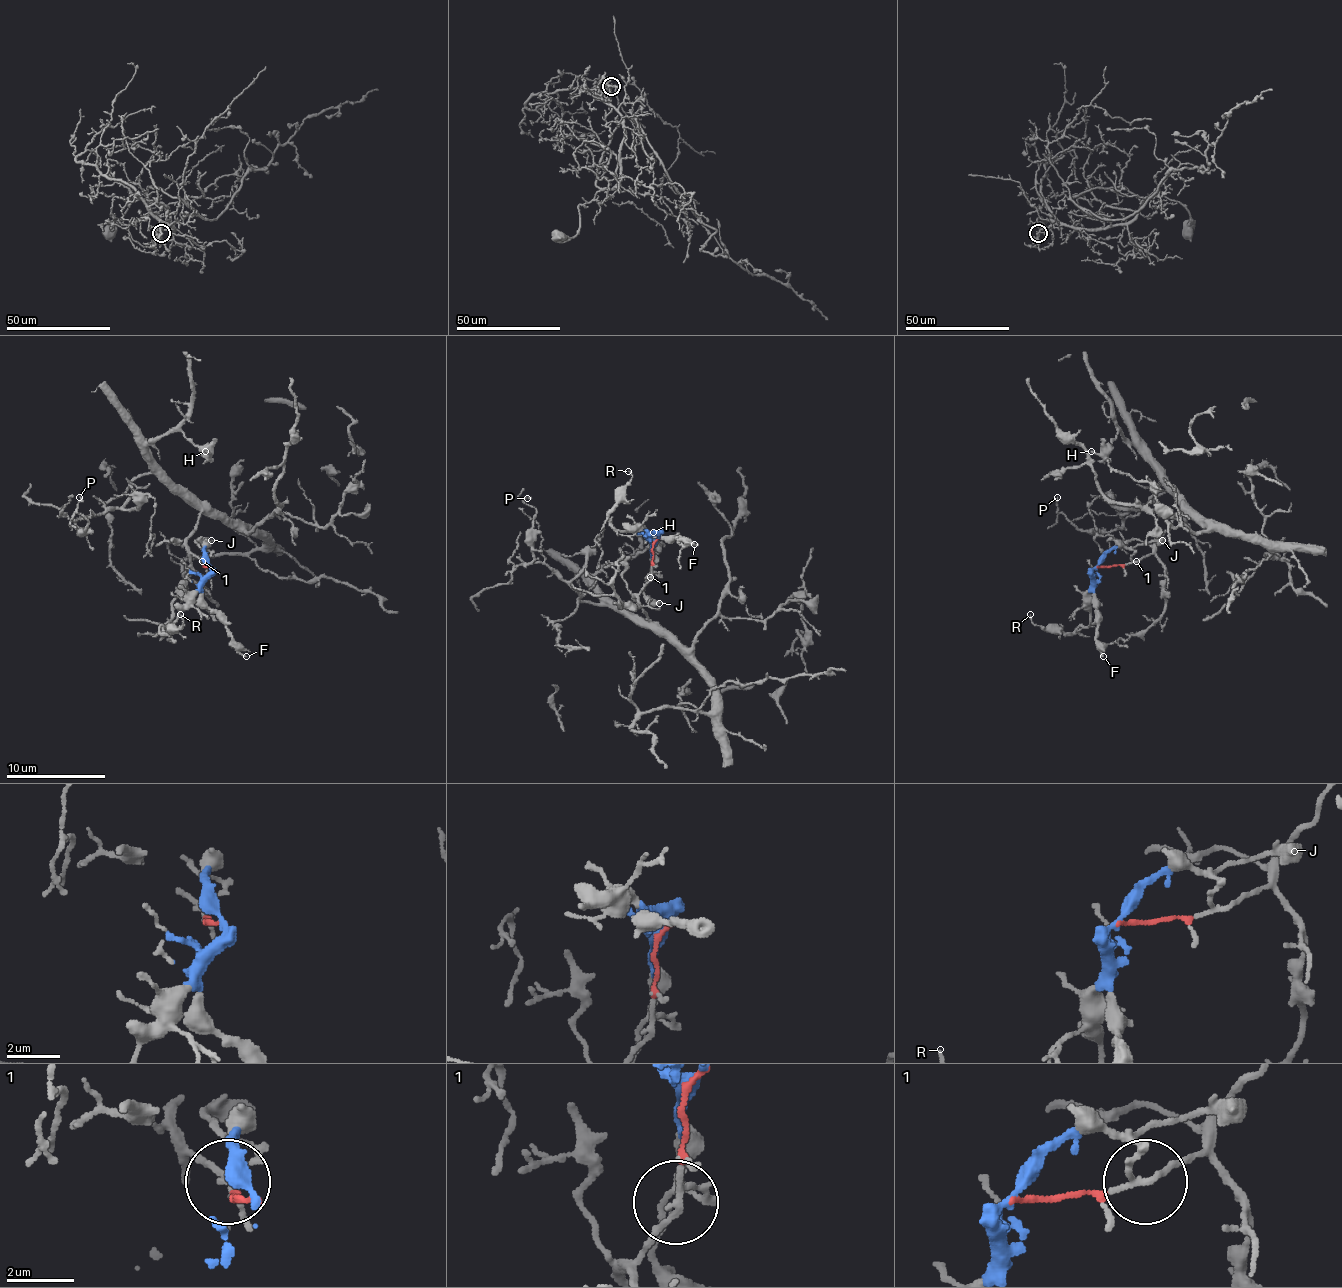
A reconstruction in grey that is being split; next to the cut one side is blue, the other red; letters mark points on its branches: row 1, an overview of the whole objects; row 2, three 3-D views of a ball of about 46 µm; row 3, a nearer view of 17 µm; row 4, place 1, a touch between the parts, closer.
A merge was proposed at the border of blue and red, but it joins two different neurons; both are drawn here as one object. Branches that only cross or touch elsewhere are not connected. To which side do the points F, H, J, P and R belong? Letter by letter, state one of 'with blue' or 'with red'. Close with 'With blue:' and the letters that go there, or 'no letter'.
F: with blue
H: with red
J: with blue
P: with red
R: with blue
With blue: F, J, R

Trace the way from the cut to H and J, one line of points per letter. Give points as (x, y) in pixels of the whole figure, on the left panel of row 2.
H: (210, 566), (190, 552), (187, 537), (200, 512), (148, 445), (180, 430), (207, 455), (205, 450)
J: (210, 566), (202, 547), (195, 542), (212, 539)

